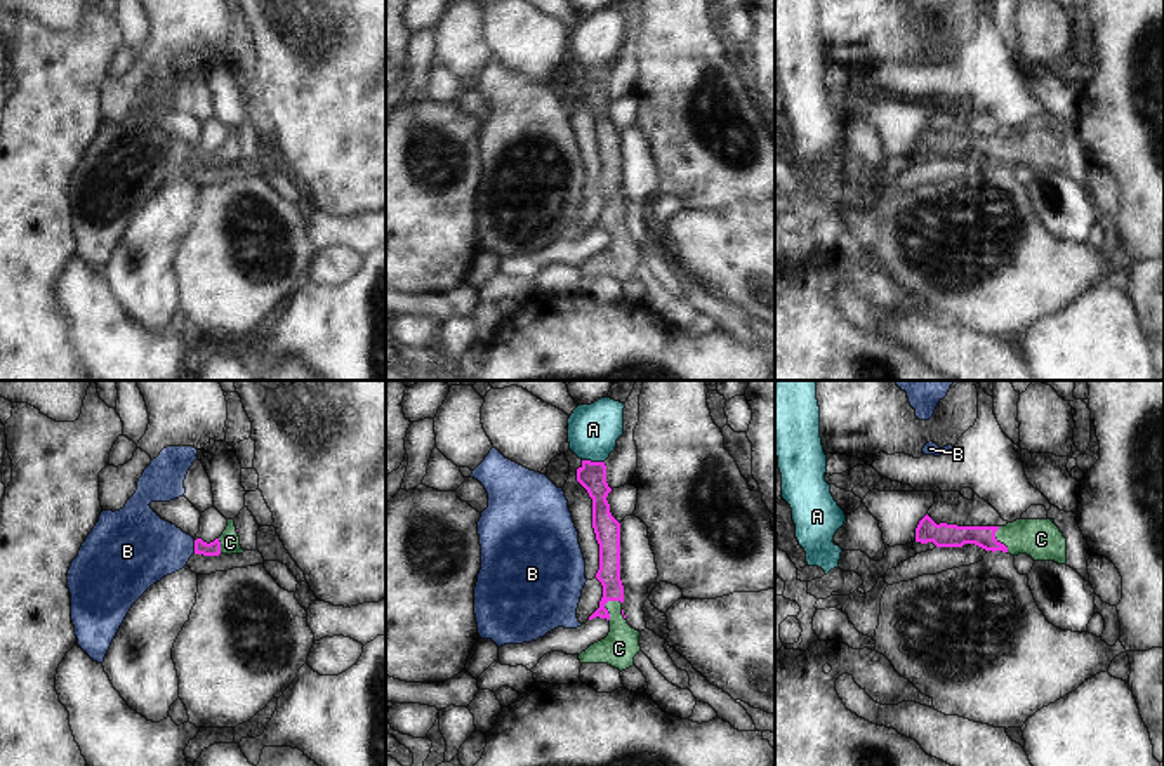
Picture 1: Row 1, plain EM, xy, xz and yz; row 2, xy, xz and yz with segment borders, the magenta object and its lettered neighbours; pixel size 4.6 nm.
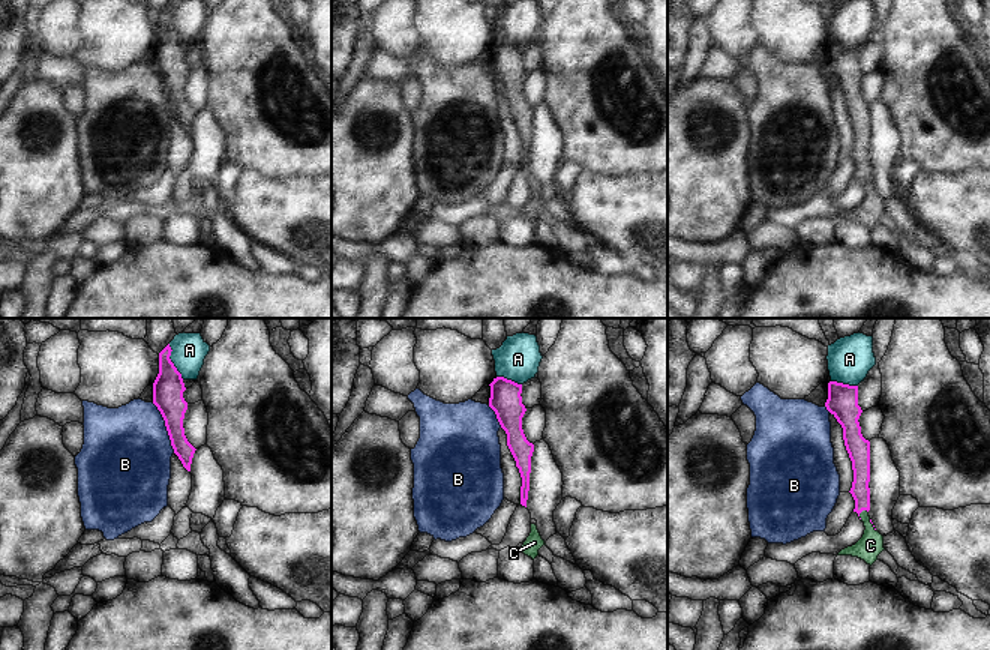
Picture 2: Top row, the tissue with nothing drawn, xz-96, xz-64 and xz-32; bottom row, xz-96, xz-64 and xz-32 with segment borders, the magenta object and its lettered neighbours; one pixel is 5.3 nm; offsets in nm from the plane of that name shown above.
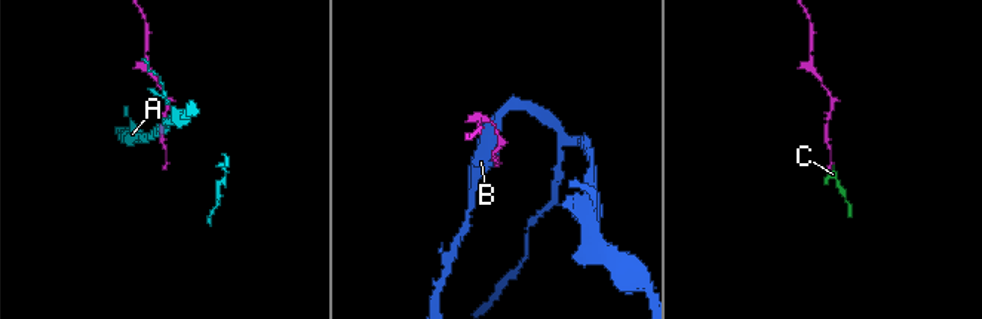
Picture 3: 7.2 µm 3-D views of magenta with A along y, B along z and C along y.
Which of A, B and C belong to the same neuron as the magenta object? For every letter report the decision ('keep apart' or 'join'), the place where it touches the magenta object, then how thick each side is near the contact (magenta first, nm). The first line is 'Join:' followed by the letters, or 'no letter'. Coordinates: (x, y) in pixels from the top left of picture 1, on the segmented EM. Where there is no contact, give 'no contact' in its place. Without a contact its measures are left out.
Join: C
A: keep apart; meets magenta in xz at (593, 462); 130 nm thick on the magenta side, 240 nm on the other
B: keep apart; meets magenta in xy at (195, 548); 60 nm thick on the magenta side, 340 nm on the other
C: join; meets magenta in xz at (605, 603); 110 nm thick on the magenta side, 160 nm on the other

